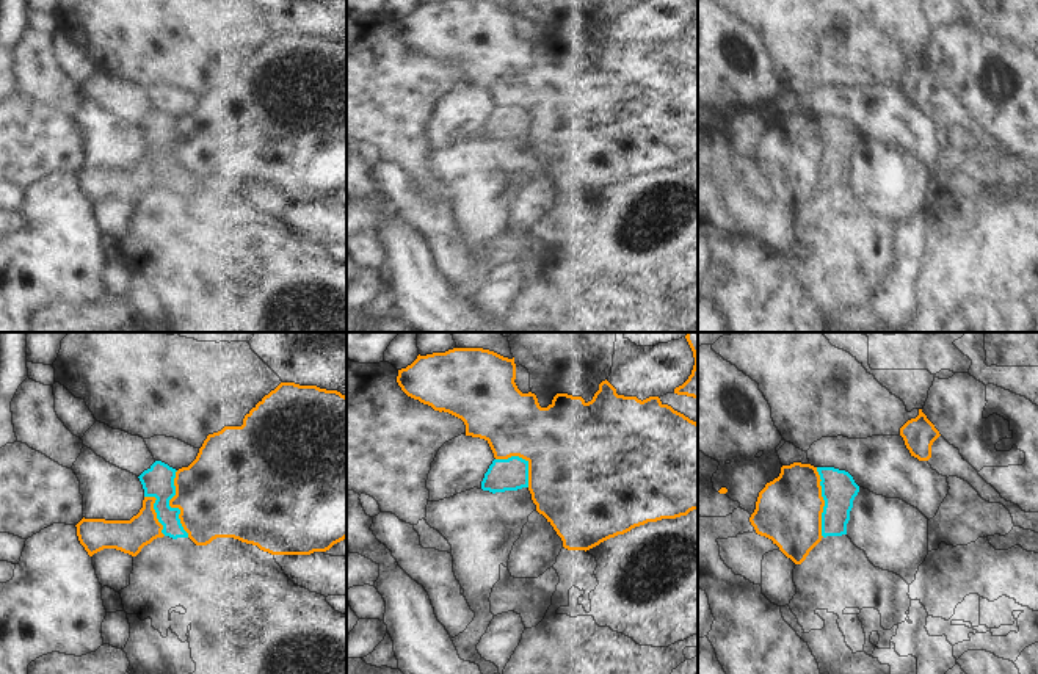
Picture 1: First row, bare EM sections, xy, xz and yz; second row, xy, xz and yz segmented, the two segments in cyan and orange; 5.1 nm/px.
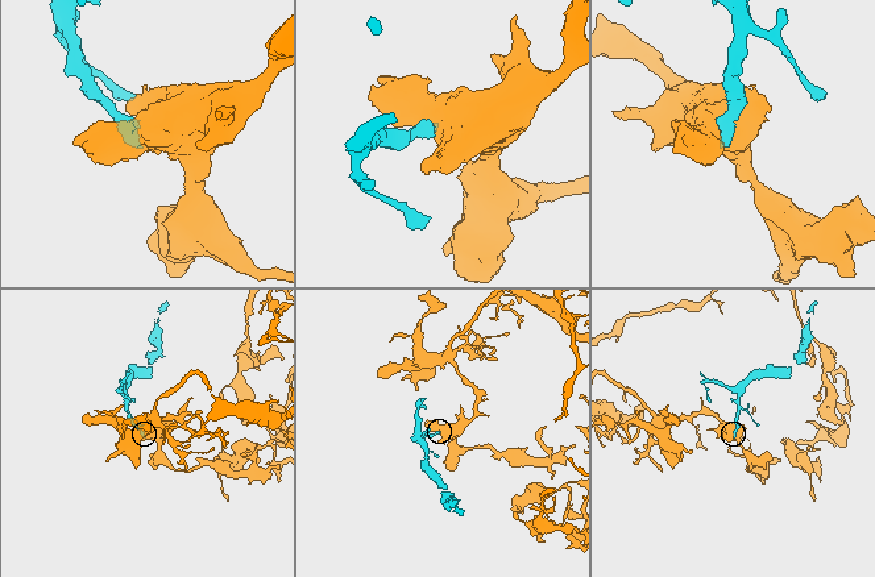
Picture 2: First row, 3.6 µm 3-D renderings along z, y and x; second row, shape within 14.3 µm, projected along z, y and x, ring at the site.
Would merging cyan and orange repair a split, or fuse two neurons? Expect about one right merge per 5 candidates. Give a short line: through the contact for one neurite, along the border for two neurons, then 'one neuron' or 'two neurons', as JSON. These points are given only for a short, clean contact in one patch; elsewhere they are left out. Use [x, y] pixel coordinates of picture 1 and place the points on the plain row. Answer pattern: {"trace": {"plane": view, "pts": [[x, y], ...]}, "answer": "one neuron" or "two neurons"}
{"trace": {"plane": "xy", "pts": [[176, 119], [170, 154], [179, 159], [179, 171], [188, 185]]}, "answer": "two neurons"}

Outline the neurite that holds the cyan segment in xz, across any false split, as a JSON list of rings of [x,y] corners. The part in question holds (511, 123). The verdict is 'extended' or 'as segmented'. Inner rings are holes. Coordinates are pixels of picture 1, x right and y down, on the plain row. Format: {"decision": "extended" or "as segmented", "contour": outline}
{"decision": "as segmented", "contour": [[[519,105],[494,108],[481,130],[481,138],[492,143],[522,136],[528,136],[528,110]]]}

